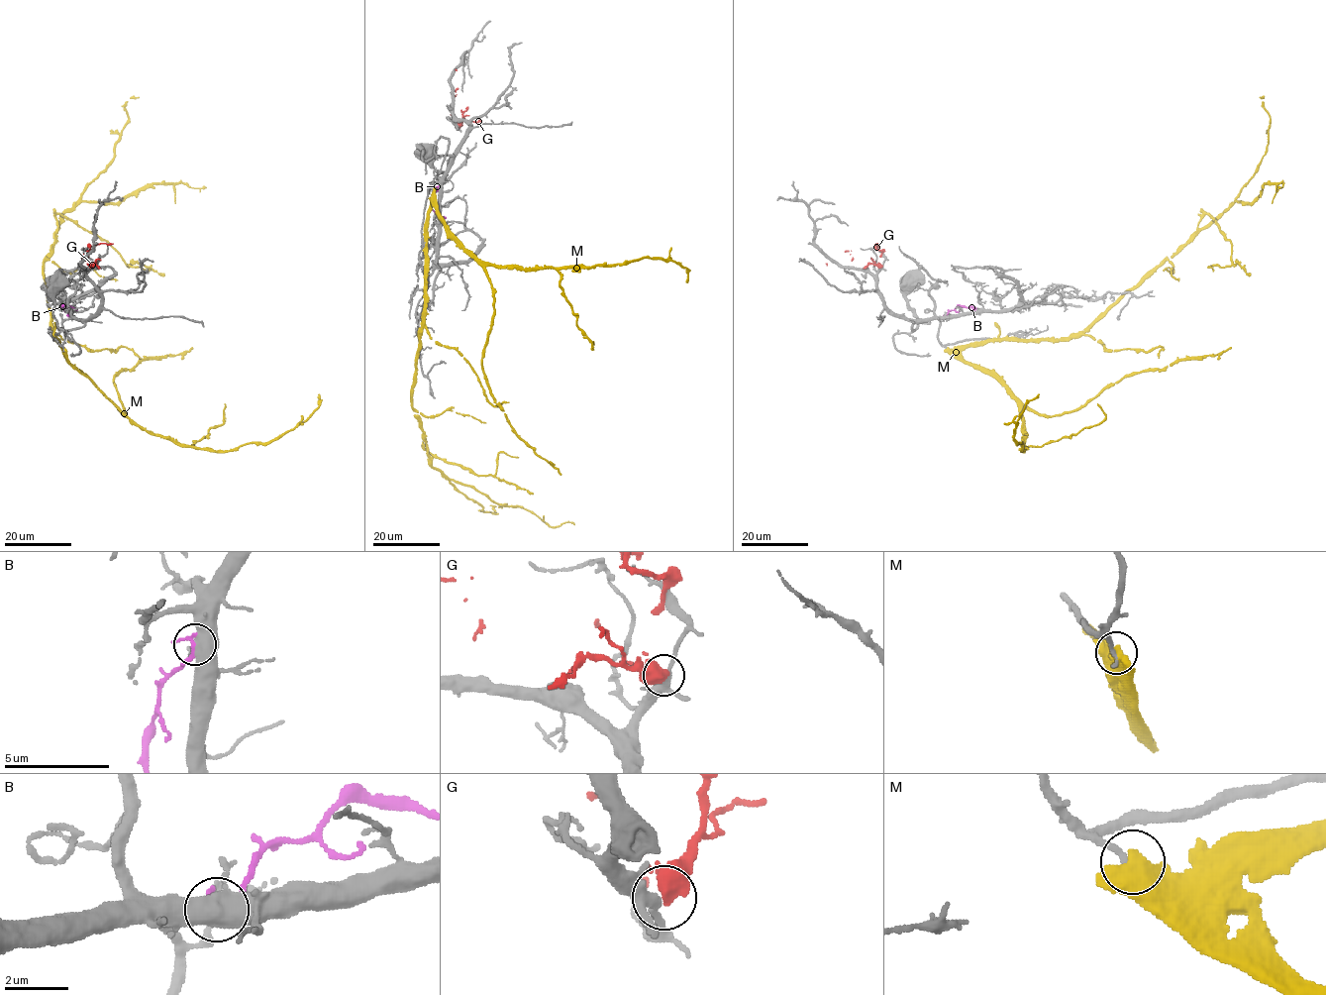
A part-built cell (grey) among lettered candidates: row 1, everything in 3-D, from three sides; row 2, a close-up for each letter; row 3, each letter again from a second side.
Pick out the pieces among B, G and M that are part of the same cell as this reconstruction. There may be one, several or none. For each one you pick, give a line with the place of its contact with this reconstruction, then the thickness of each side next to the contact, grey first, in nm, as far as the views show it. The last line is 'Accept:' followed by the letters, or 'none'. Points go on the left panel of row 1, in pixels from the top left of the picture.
Accept: none

